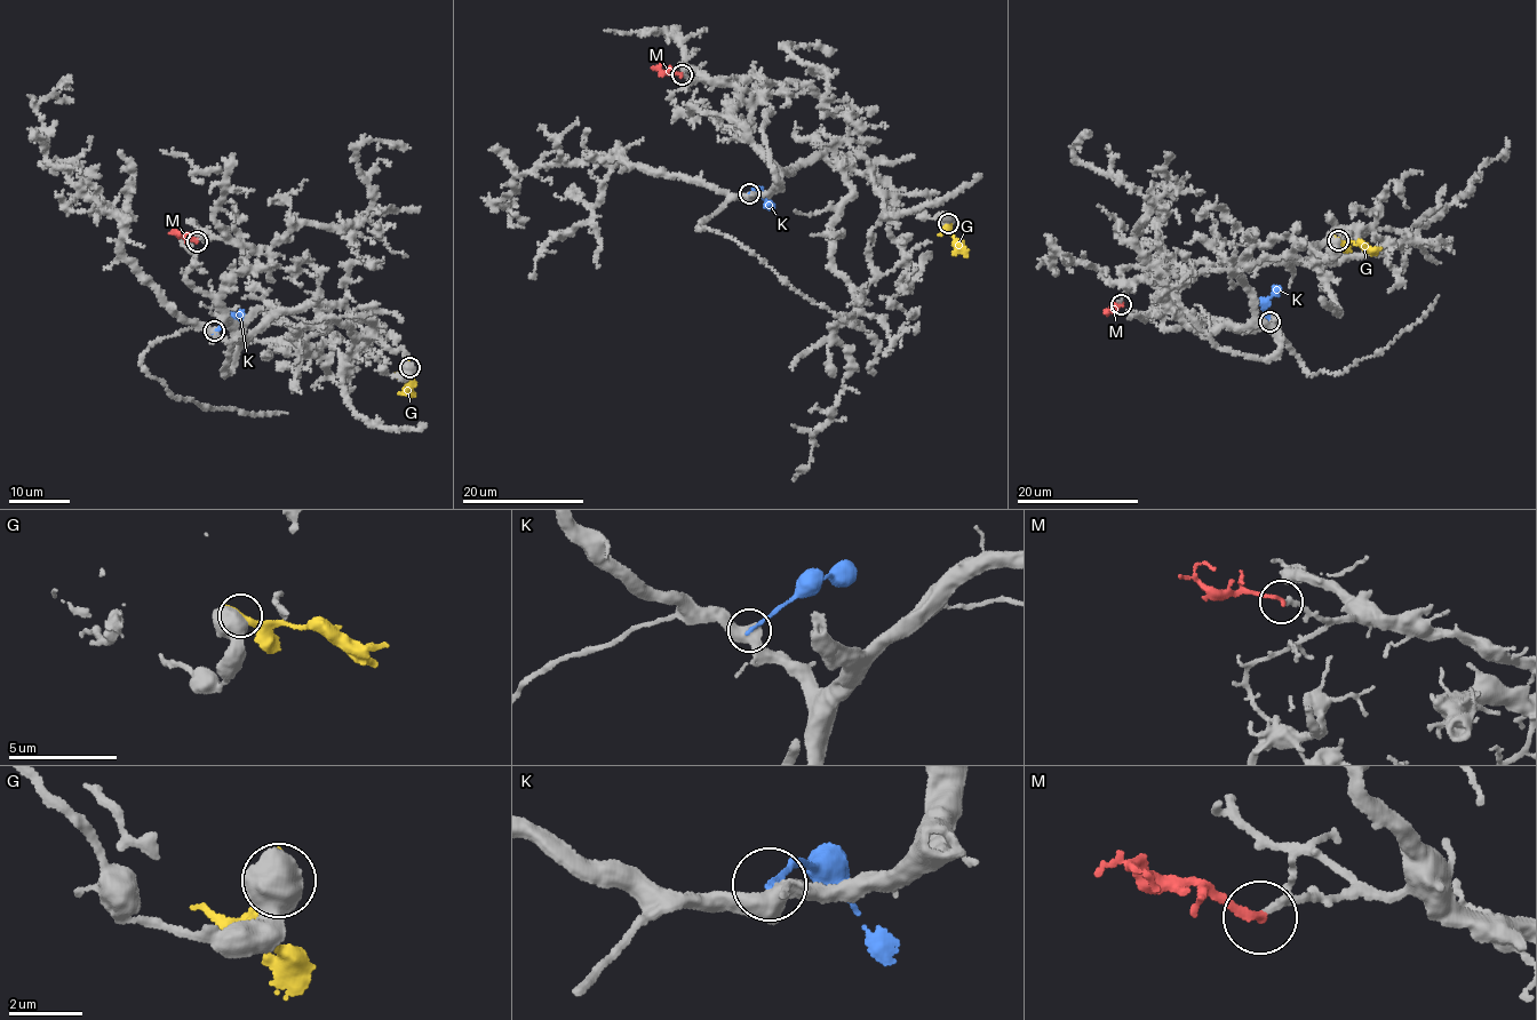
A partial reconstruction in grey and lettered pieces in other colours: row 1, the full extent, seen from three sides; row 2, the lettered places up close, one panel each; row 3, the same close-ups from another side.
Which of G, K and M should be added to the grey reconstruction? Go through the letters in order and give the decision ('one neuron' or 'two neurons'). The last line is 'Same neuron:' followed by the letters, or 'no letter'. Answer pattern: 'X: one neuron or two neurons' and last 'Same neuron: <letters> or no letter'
G: two neurons
K: two neurons
M: one neuron
Same neuron: M

